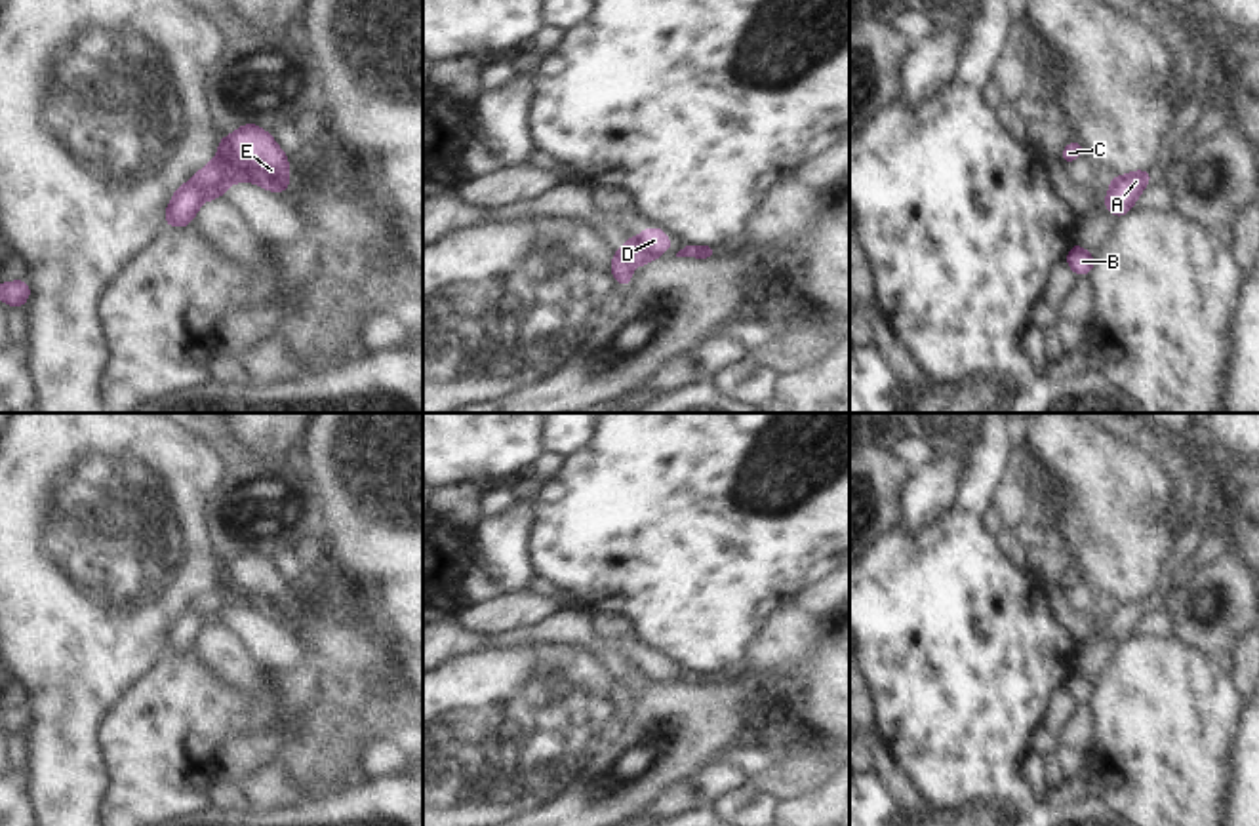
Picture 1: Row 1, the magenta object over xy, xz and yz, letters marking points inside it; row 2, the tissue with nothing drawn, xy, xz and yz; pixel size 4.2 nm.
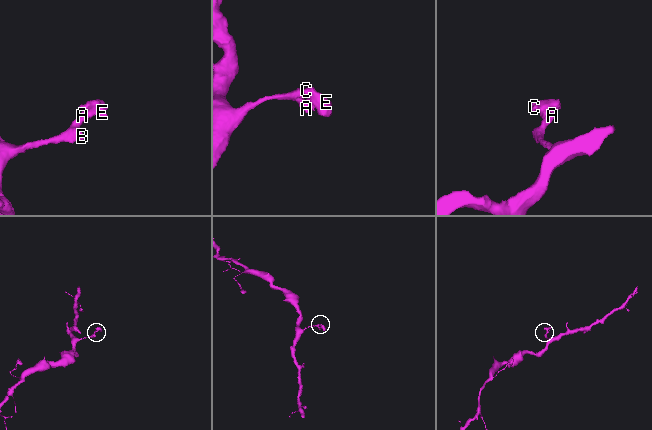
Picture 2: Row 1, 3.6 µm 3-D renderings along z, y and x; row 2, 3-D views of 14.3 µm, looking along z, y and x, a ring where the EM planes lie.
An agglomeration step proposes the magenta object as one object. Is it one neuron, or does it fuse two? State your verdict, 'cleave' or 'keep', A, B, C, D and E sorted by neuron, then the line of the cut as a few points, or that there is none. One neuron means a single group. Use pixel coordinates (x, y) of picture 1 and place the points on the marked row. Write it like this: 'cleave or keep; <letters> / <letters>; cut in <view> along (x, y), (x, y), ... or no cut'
cleave; A B / C D E; cut in xy along (193, 179), (202, 198)

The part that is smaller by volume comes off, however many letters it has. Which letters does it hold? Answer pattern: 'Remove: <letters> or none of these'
Remove: C, D, E

